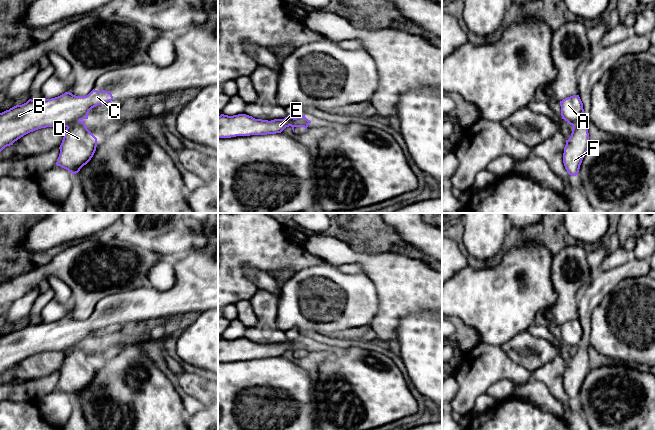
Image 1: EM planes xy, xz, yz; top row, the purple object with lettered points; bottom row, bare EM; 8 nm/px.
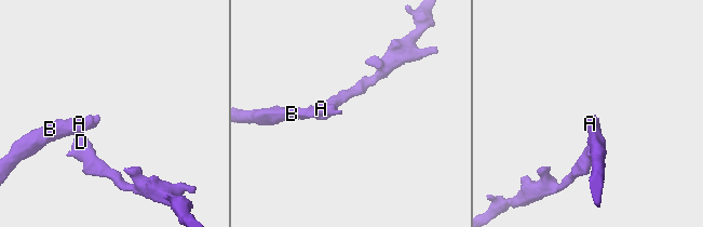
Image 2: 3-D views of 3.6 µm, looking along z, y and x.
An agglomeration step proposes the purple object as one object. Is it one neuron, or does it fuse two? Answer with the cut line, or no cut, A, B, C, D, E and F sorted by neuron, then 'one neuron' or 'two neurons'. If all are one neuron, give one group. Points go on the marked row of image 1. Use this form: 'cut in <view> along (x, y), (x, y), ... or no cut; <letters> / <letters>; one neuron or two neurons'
cut in xz along (306, 118), (298, 121), (292, 127); A B C E / D F; two neurons

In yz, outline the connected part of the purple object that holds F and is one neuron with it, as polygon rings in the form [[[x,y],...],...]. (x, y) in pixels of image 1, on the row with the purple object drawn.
[[[578,122],[573,126],[571,136],[566,140],[564,147],[563,163],[569,175],[578,175],[582,160],[590,146],[588,127],[581,127]]]

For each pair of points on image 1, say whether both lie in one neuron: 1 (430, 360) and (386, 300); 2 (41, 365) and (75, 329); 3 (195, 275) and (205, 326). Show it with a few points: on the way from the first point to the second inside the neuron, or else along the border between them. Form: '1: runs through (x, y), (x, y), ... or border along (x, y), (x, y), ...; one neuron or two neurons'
1: border along (422, 312), (404, 315), (400, 319), (395, 339); two neurons
2: border along (63, 350), (46, 350), (31, 356); two neurons
3: border along (207, 309), (199, 314); two neurons

